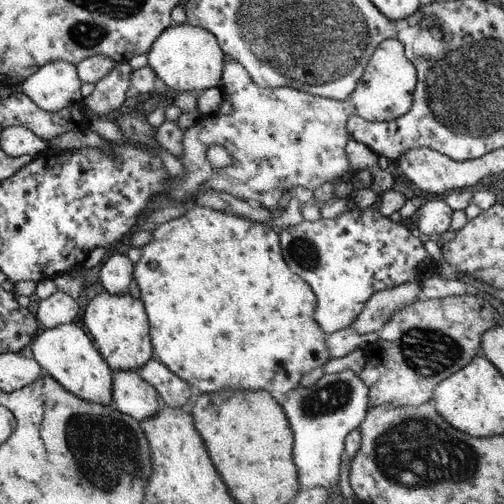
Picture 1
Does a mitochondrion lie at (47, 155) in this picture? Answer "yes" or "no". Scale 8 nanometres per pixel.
no

